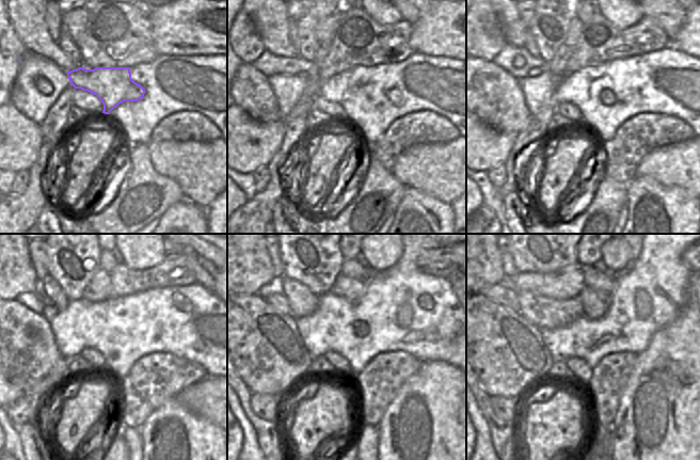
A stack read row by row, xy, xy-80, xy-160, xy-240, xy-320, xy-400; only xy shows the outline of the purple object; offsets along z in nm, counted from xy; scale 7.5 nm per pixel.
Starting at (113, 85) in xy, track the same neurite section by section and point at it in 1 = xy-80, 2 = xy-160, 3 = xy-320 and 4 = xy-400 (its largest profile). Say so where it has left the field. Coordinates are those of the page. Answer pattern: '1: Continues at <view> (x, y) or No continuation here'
1: Continues at xy-80 (269, 64)
2: Continues at xy-160 (519, 62)
3: Continues at xy-320 (272, 292)
4: Continues at xy-400 (504, 294)

